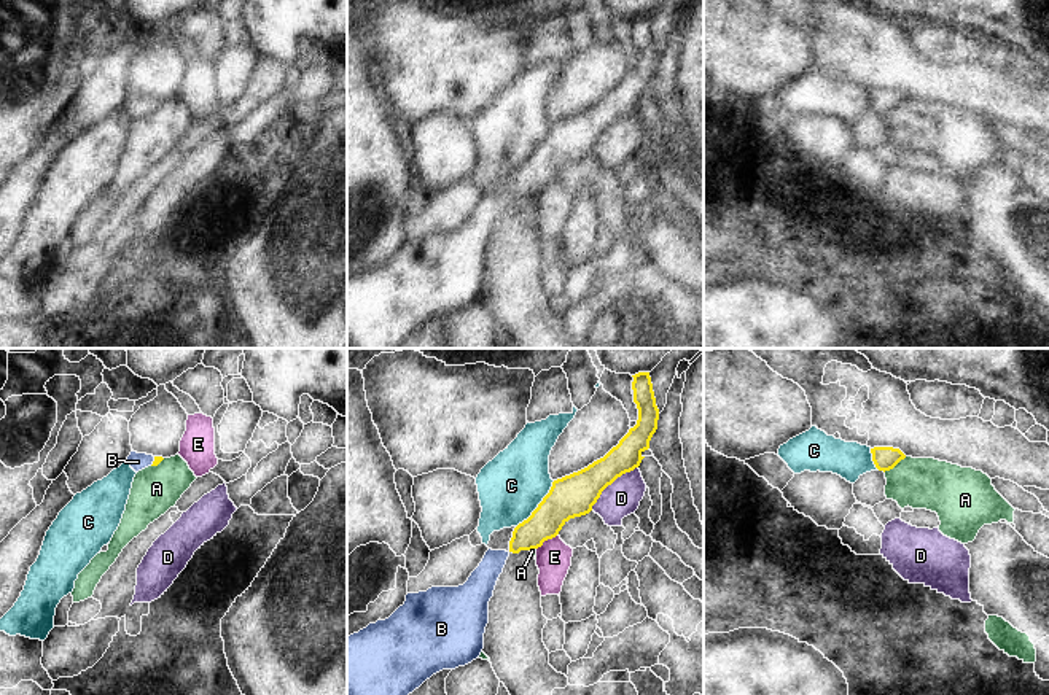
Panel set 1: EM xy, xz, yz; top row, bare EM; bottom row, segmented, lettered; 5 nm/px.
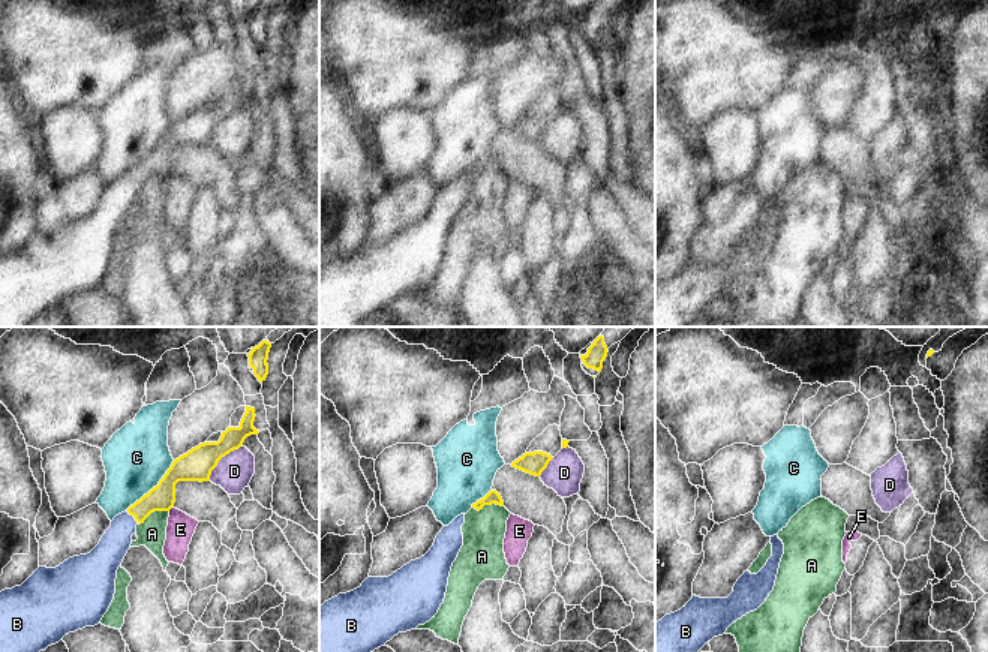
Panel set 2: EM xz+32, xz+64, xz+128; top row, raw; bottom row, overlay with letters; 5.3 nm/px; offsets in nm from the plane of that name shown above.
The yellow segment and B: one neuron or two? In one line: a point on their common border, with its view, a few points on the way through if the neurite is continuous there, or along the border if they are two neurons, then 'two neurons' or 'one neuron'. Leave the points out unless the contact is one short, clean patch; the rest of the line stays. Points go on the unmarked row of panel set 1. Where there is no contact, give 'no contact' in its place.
contact xy (153, 105); way xy (158, 104), (153, 105), (137, 105); one neuron

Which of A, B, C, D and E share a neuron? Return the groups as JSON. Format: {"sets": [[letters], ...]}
{"sets": [["A"], ["B"], ["C"], ["D"], ["E"]]}

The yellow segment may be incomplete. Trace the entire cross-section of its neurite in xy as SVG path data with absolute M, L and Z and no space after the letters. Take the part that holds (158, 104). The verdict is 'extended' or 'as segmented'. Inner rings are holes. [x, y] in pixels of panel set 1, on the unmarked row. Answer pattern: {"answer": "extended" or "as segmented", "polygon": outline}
{"answer": "extended", "polygon": "M132 94L126 105L131 108L131 111L135 116L138 116L138 115L142 115L148 110L158 110L162 103L164 103L162 100L137 97L137 95Z"}

